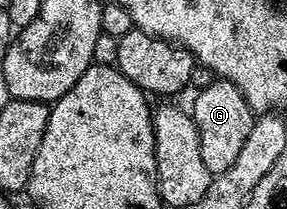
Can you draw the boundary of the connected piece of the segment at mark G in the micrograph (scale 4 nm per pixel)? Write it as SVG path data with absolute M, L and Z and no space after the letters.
M215 78L212 86L201 89L195 96L198 97L194 100L192 115L200 134L200 155L210 173L217 174L228 170L228 166L240 158L240 150L244 142L248 142L248 134L252 134L256 113L250 109L244 94L231 80Z

